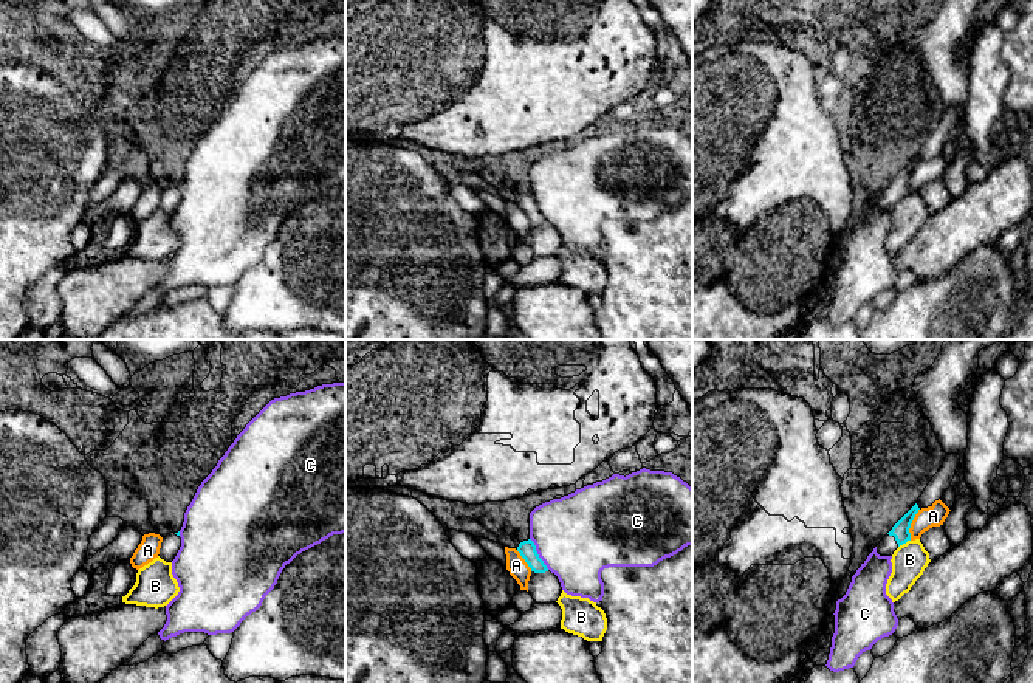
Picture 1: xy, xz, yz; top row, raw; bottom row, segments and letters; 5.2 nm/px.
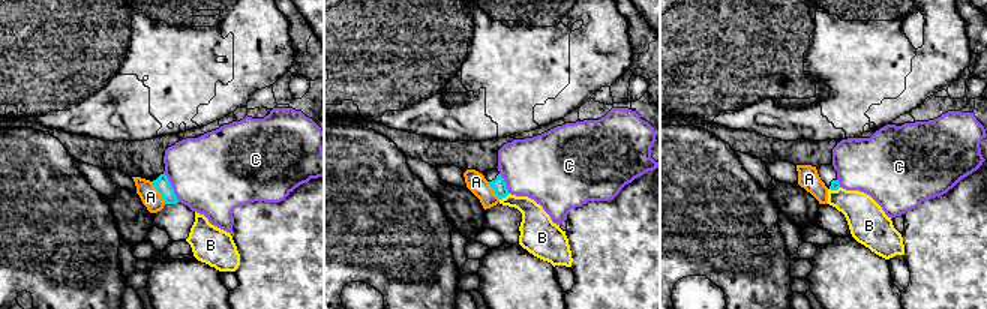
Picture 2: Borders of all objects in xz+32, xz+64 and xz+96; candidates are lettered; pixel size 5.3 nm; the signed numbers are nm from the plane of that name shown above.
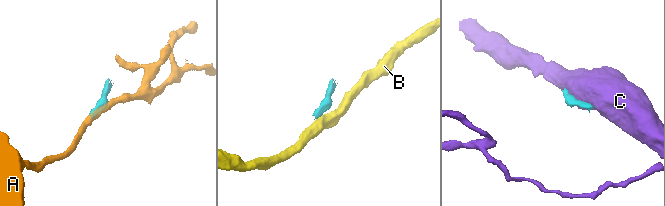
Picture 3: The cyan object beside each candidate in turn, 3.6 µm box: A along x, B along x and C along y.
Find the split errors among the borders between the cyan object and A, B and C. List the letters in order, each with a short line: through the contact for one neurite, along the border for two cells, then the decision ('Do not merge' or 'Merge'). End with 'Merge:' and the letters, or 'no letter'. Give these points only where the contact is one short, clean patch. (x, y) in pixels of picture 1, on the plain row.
A: Line: yz (919, 161), (909, 181), (909, 192). Do not merge
B: Line: yz (909, 192), (899, 200). Do not merge
C: Do not merge
Merge: no letter

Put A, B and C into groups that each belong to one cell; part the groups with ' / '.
A / B / C

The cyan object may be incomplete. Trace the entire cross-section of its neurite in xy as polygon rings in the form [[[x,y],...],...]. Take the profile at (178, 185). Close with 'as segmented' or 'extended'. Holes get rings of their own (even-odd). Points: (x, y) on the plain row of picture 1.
[[[170,186],[166,190],[163,190],[161,201],[160,201],[160,211],[166,215],[172,215],[181,200],[181,190],[178,186]]] | extended

